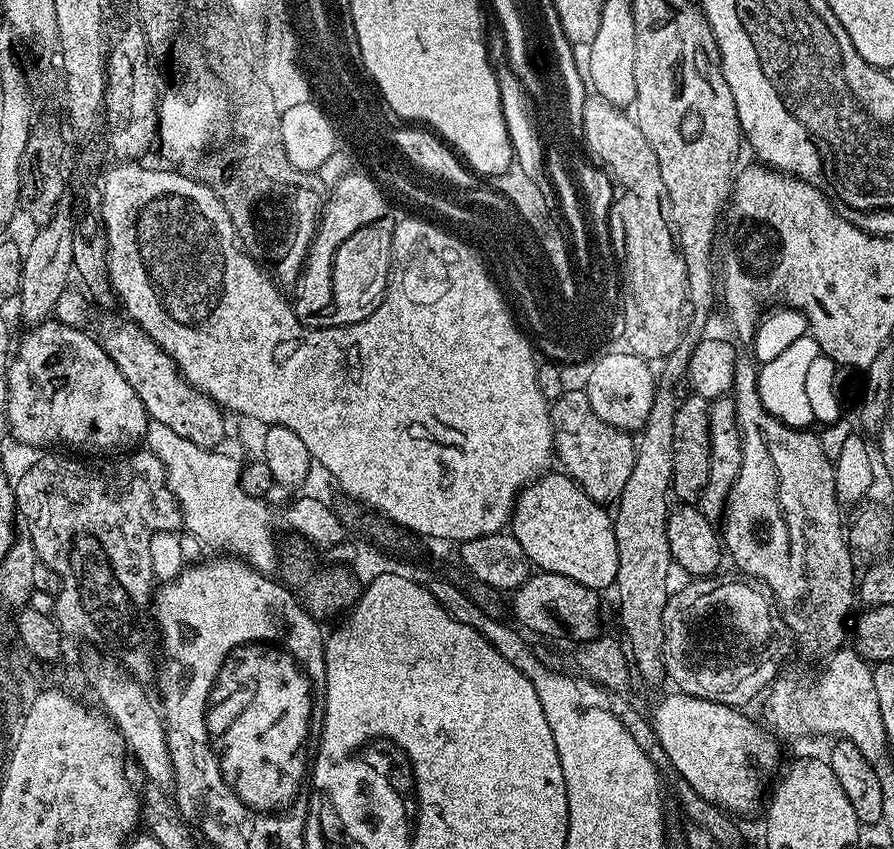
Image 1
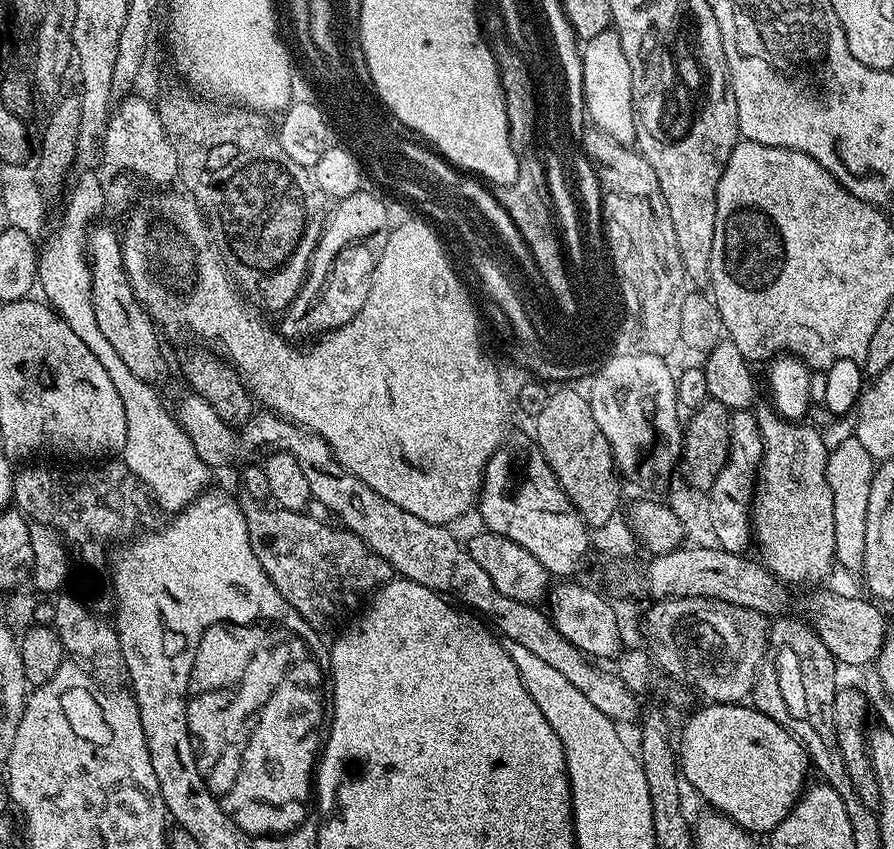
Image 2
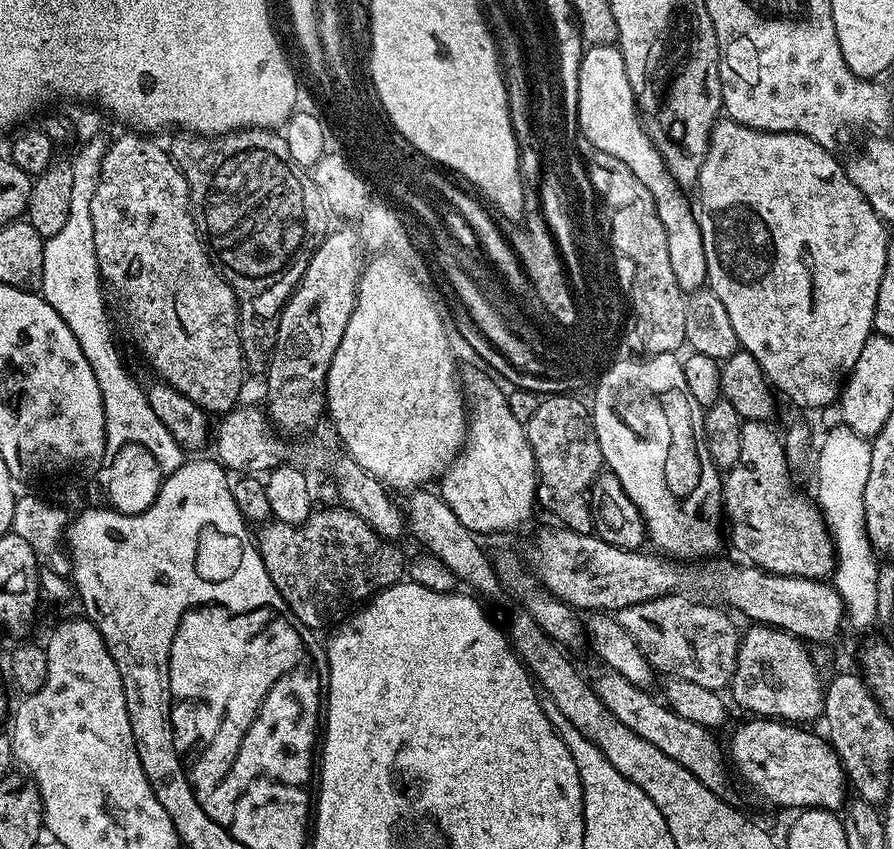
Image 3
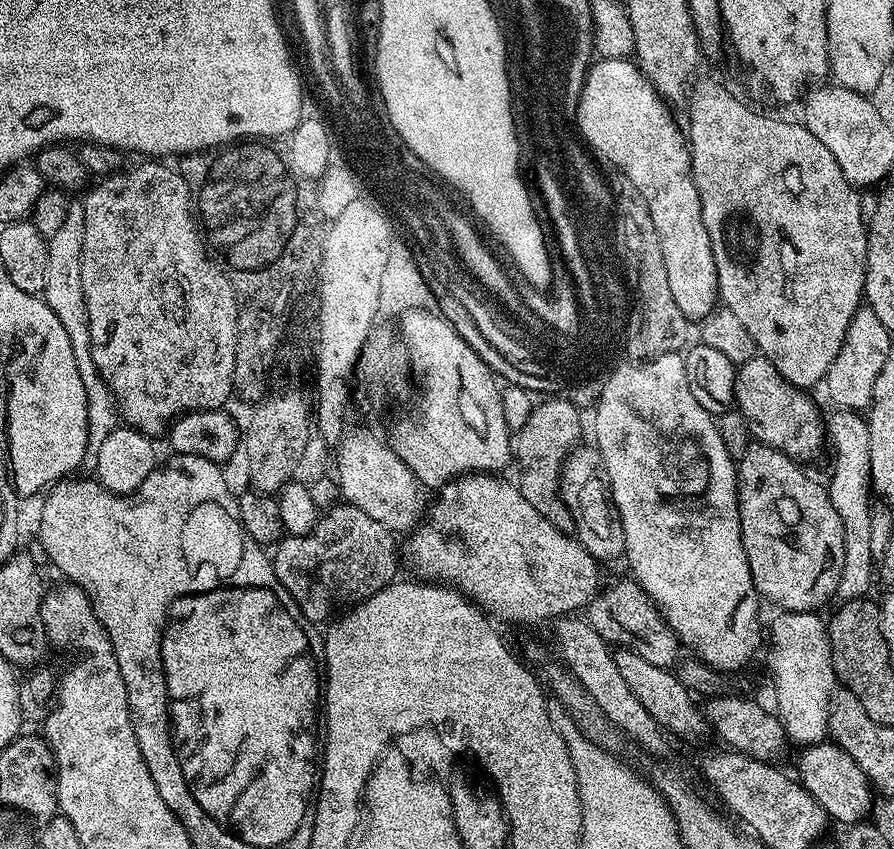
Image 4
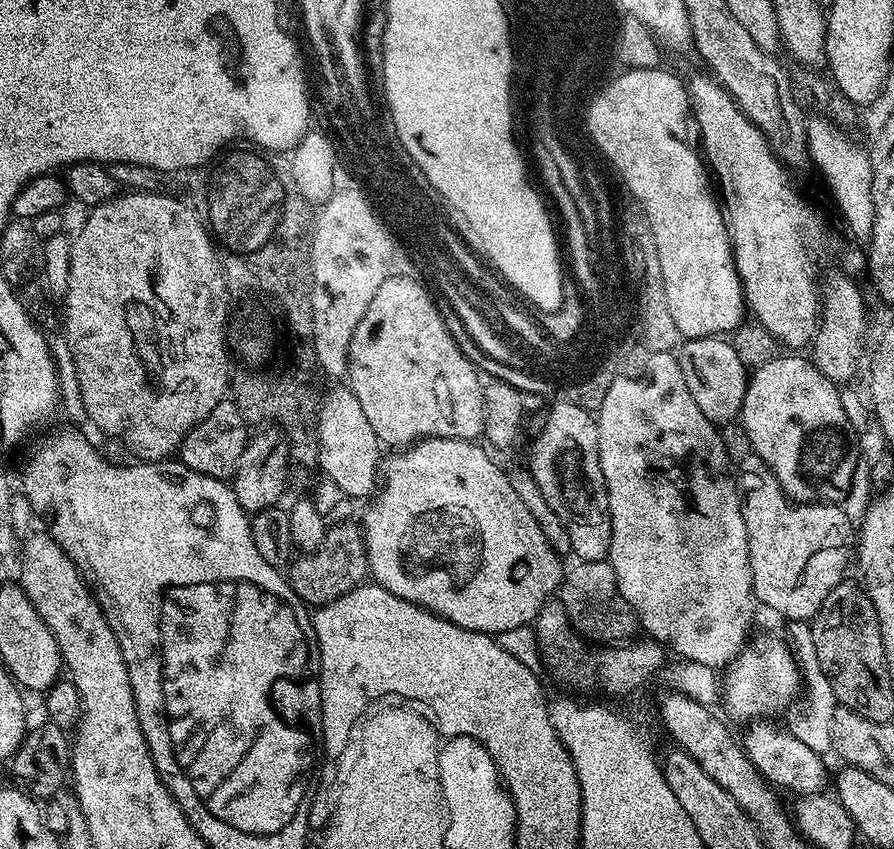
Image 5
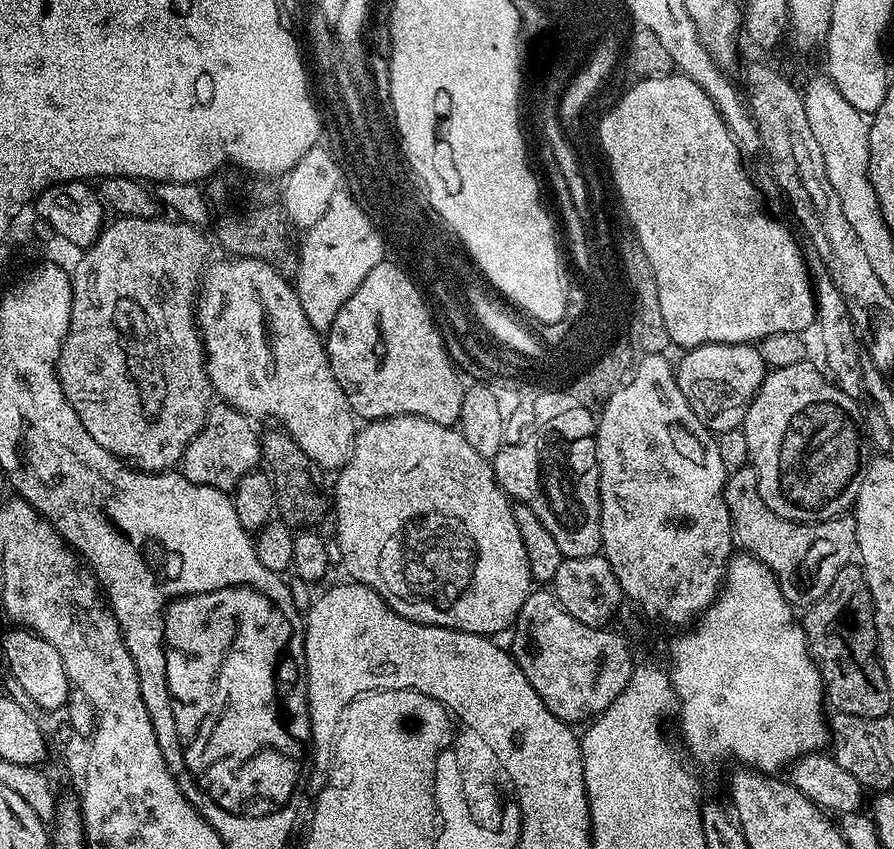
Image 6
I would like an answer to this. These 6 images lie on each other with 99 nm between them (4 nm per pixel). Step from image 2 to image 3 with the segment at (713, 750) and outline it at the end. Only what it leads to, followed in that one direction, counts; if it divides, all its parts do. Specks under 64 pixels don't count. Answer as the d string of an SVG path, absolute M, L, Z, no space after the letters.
M748 718L733 730L732 741L726 744L731 767L768 804L795 810L843 809L846 777L842 762L823 735L804 731L808 730L779 718Z

